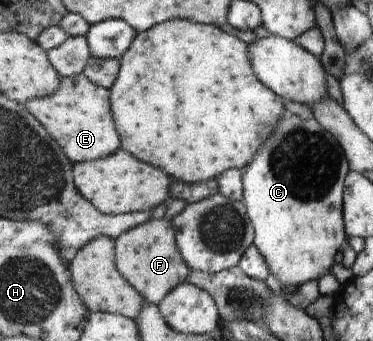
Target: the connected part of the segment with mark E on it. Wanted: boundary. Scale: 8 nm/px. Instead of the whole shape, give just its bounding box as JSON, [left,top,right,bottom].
[26,74,122,164]

